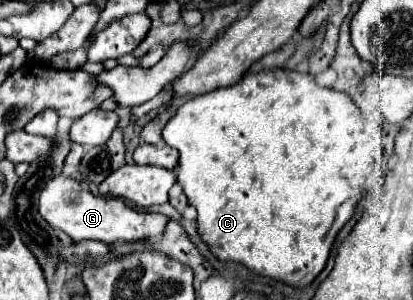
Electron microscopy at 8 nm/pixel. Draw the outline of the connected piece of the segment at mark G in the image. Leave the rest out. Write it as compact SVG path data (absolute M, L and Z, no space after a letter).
M59 175L55 181L49 181L39 195L39 215L53 227L67 233L73 241L103 241L103 243L117 243L117 241L137 241L147 237L161 235L165 223L169 221L165 215L159 213L139 213L133 207L125 205L121 199L93 195L85 185L77 179Z

